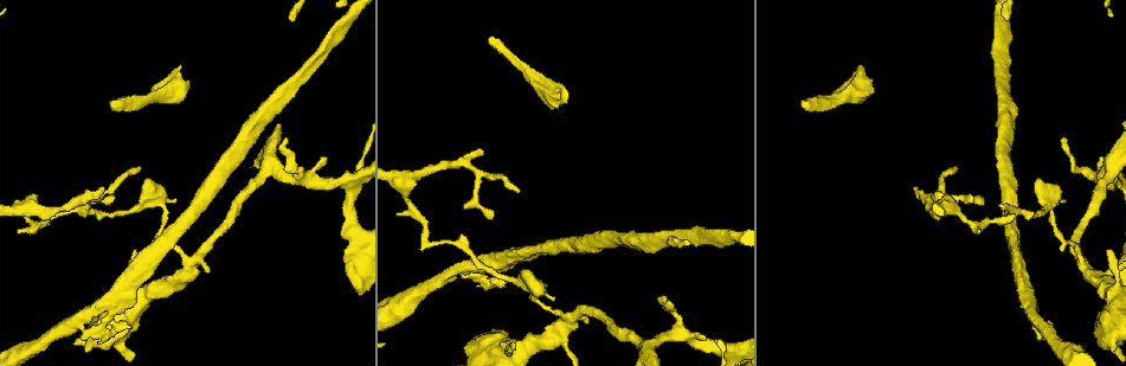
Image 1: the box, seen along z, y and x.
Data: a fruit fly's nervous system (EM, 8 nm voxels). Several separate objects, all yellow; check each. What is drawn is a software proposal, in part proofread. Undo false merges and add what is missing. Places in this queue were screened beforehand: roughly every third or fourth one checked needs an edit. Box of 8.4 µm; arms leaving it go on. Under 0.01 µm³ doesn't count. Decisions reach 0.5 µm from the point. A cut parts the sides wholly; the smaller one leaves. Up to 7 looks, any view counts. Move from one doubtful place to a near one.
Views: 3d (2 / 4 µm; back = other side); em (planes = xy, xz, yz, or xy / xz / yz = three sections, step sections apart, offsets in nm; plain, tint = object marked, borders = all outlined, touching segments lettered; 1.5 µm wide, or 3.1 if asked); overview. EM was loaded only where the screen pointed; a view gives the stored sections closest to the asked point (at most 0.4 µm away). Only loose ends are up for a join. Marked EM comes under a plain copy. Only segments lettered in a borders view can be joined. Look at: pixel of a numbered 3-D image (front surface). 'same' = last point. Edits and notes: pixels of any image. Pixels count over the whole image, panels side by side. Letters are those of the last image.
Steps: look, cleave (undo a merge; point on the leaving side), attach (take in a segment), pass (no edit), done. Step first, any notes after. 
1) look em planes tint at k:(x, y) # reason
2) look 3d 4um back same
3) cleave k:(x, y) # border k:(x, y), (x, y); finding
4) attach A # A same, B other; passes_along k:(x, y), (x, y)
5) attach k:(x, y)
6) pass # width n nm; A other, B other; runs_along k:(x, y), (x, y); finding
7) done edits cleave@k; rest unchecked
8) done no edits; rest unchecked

look 3d 2um at 1:(587, 322) # three-way junction

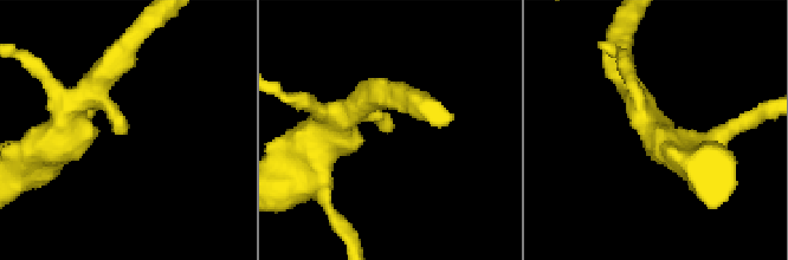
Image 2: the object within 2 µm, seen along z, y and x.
look em planes borders at 2:(389, 131) # now the EM

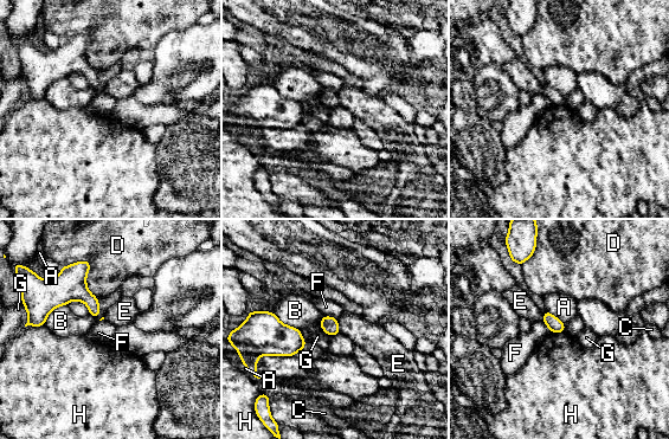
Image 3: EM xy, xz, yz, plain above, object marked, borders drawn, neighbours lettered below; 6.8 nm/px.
pass # A other, B other, C other, D other, E other, F other, G other, H other; border 3:(545, 309), (564, 323); no lettered segment goes on from it

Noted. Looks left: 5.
look em xz step 4 borders at 1:(957, 170) # thin end

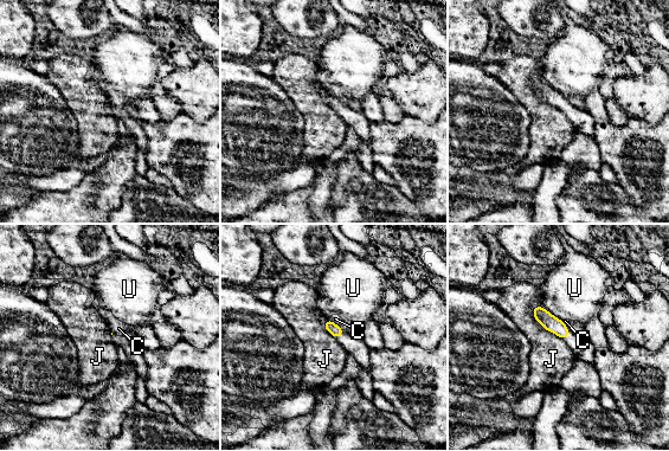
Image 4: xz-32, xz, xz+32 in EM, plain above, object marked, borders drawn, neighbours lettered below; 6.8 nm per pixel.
pass # C other, J other, U other; none of them fits

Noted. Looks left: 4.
look em planes borders at 1:(113, 102) # free end

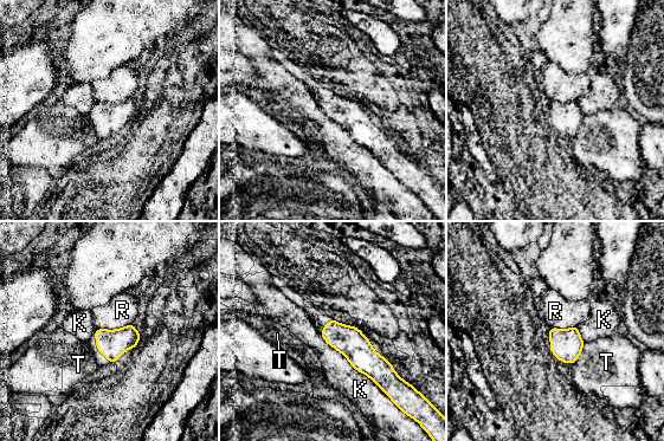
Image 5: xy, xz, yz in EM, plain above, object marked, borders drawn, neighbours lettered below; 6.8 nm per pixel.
pass # longest_contact K 600 nm; K other, R other, T other; none of them fits

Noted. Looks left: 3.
done no edits; rest unchecked

